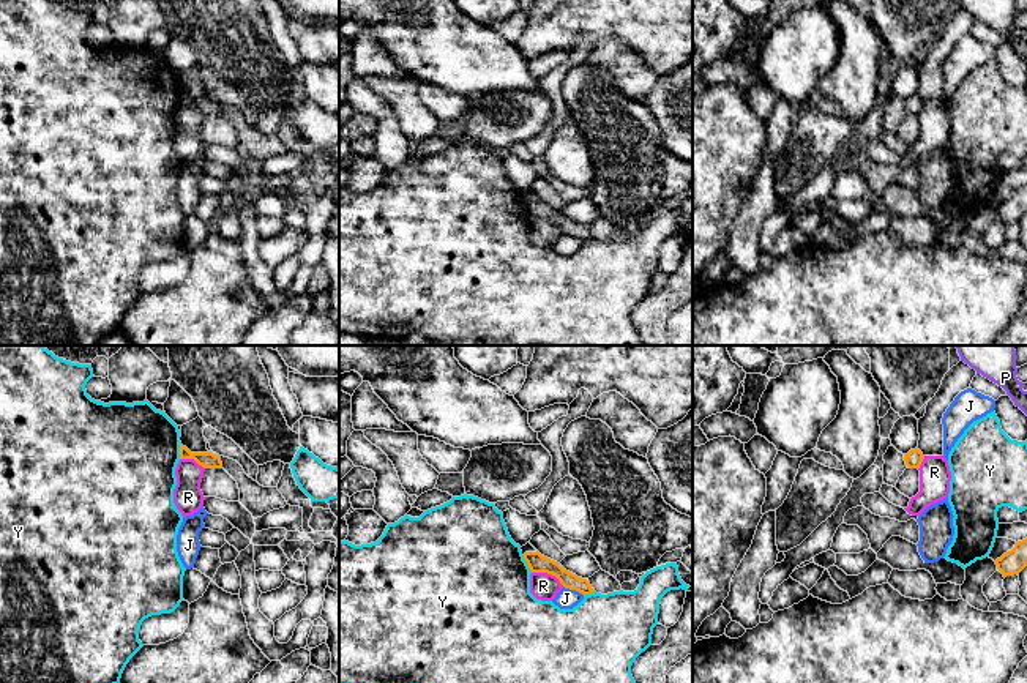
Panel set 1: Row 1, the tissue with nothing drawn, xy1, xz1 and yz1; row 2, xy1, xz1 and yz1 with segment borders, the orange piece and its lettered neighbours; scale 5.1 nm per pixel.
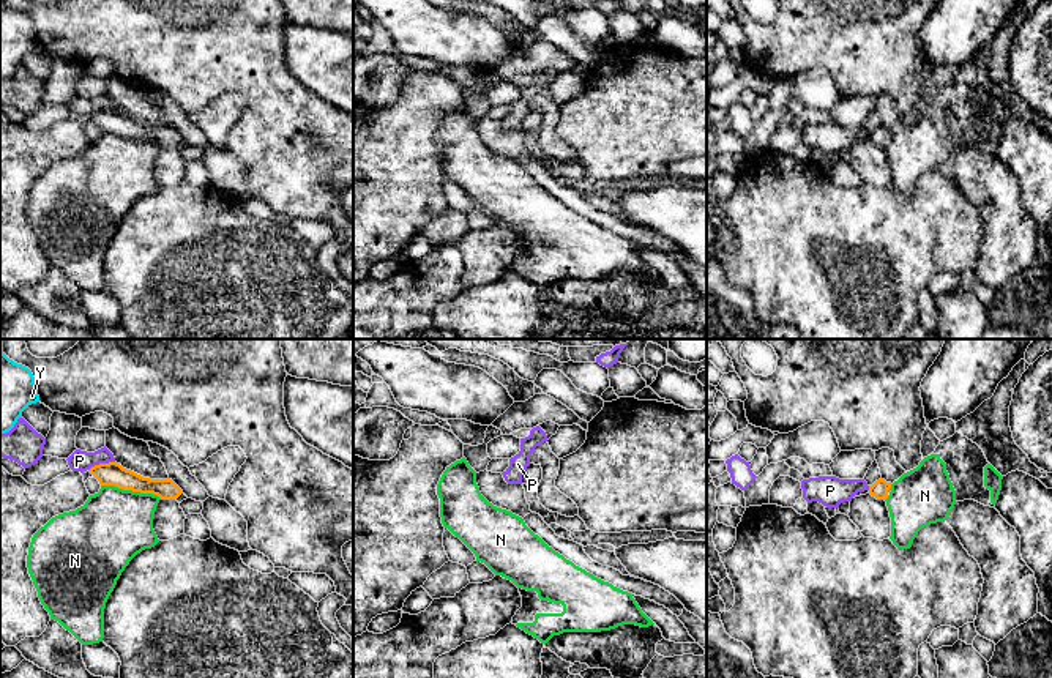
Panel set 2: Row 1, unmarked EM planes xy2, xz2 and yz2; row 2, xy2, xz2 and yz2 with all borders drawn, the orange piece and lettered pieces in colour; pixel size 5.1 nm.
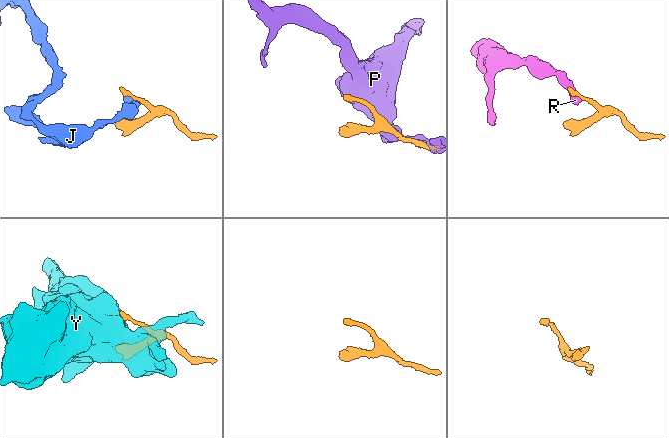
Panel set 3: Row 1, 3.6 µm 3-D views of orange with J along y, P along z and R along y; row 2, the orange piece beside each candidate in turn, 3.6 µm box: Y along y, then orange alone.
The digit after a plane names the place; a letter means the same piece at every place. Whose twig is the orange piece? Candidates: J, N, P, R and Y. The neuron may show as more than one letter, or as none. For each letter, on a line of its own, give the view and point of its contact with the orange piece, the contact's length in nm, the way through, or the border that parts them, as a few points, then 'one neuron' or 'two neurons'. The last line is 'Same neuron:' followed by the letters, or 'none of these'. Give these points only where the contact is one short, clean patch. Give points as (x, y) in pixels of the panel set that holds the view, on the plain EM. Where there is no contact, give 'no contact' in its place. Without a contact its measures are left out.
J: xz1 (575, 235) | 120 nm | along xz1 (563, 232), (584, 242) | two neurons
N: xy2 (131, 136) | 320 nm | along xy2 (101, 131), (152, 139), (161, 145) | two neurons
P: xy2 (101, 111) | 140 nm | two neurons
R: xz1 (548, 220) | 180 nm | along xz1 (532, 218), (551, 220), (563, 232) | two neurons
Y: xz1 (527, 210) | 100 nm | two neurons
Same neuron: none of these

